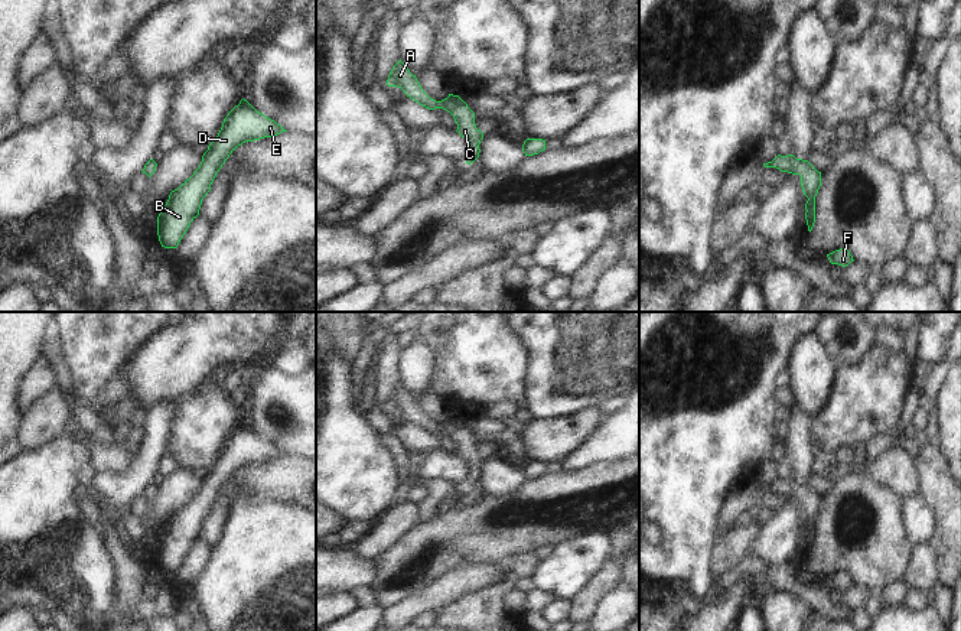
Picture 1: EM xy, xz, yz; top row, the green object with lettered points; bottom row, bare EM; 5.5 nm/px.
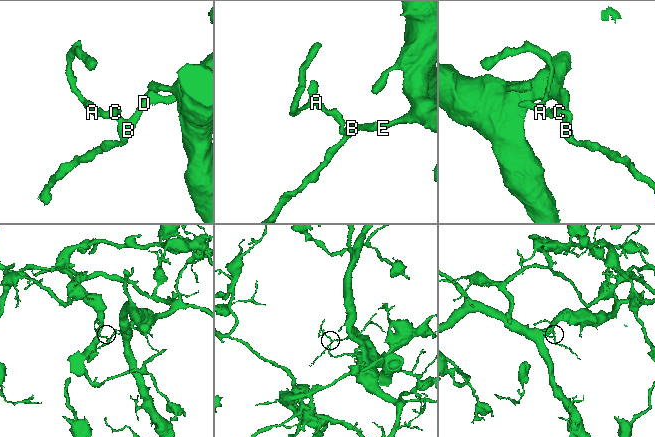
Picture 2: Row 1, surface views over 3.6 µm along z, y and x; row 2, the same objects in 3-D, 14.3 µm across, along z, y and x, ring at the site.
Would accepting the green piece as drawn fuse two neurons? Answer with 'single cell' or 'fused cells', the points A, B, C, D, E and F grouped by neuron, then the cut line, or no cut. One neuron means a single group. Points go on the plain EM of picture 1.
single cell | A B C D E F | no cut

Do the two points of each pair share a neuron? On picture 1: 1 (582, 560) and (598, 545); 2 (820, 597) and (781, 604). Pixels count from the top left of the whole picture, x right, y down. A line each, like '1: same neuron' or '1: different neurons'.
1: same neuron
2: different neurons

